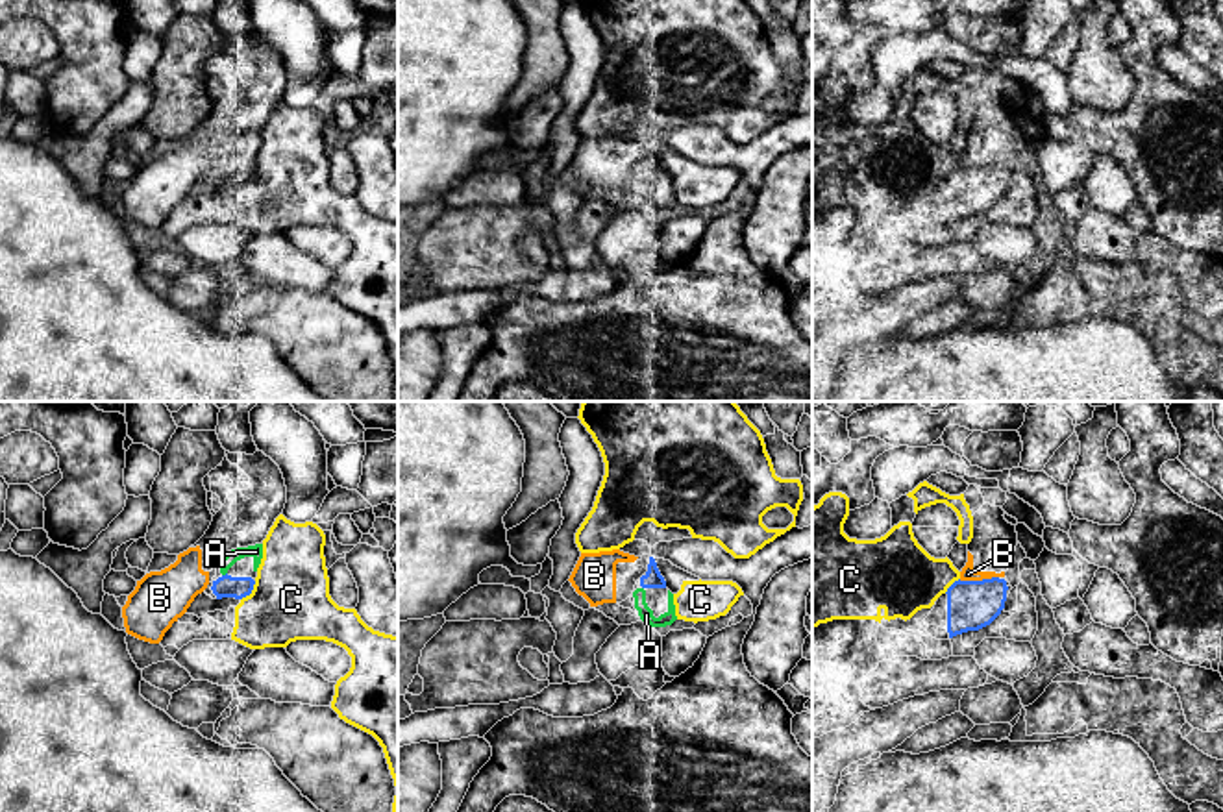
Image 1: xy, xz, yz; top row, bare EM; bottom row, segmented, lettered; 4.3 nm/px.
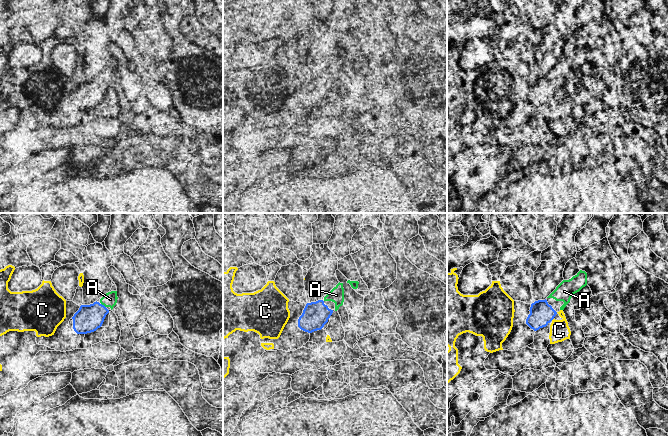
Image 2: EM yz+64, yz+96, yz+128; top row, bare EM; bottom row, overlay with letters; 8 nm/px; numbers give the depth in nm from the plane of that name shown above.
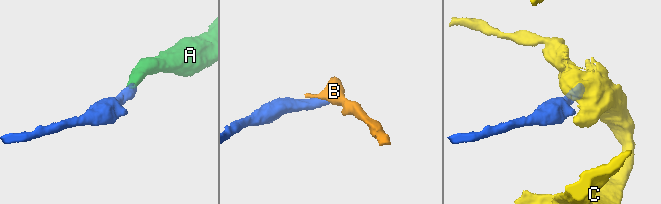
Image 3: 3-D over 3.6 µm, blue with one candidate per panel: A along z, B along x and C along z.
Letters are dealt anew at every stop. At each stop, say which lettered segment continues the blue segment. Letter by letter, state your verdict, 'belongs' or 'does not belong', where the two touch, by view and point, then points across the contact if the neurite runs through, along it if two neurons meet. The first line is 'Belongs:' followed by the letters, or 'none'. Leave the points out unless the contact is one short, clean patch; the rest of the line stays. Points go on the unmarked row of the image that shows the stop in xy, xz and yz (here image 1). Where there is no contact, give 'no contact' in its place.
Belongs: A
A: belongs | xy (226, 159)
B: does not belong | yz (977, 167)
C: does not belong | xy (250, 178)

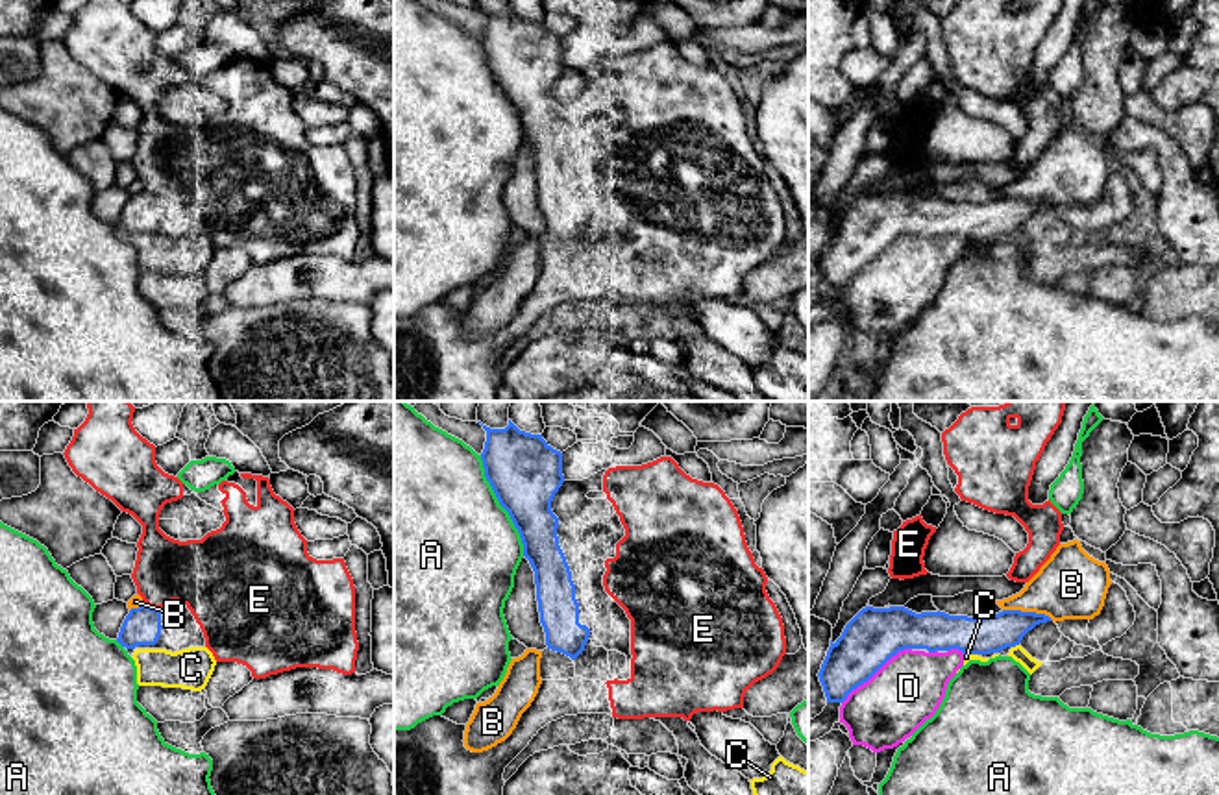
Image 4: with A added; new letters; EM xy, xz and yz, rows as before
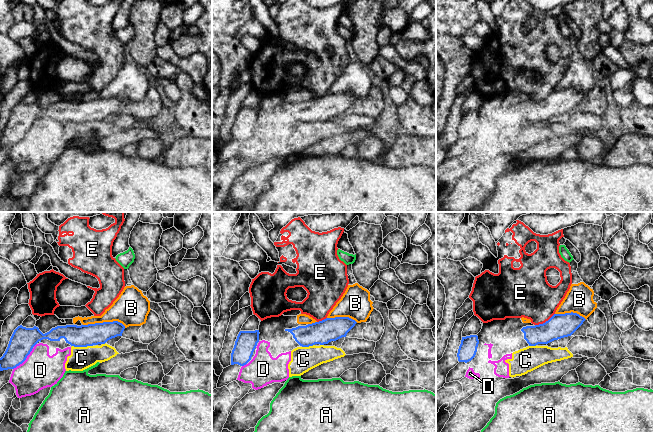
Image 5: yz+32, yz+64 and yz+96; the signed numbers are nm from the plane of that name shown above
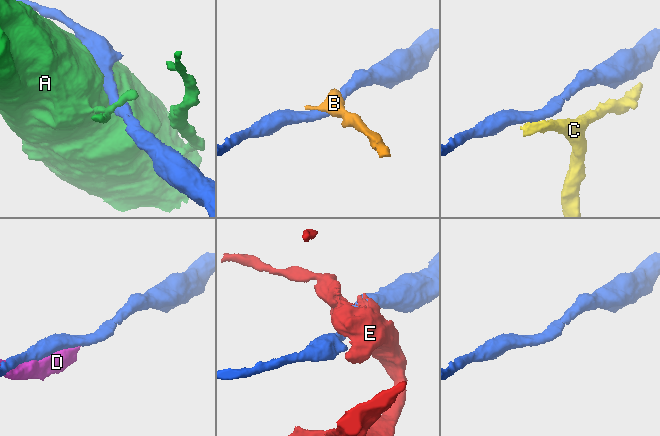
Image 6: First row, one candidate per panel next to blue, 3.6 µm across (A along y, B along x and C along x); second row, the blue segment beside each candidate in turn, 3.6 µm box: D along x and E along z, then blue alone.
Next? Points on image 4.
Belongs: none
A: does not belong | xz (500, 89)
B: does not belong | yz (1029, 198)
C: does not belong | yz (1014, 232) | along yz (1018, 230), (1012, 233)
D: does not belong | yz (875, 257)
E: does not belong | xy (150, 193) | along xy (145, 189), (158, 196)

